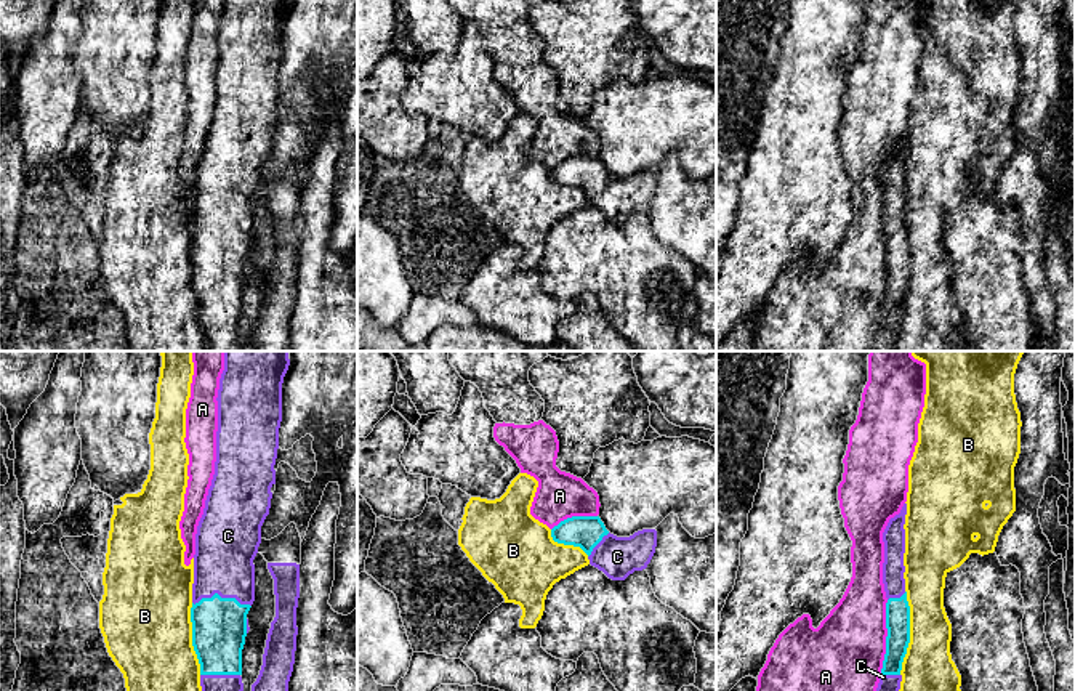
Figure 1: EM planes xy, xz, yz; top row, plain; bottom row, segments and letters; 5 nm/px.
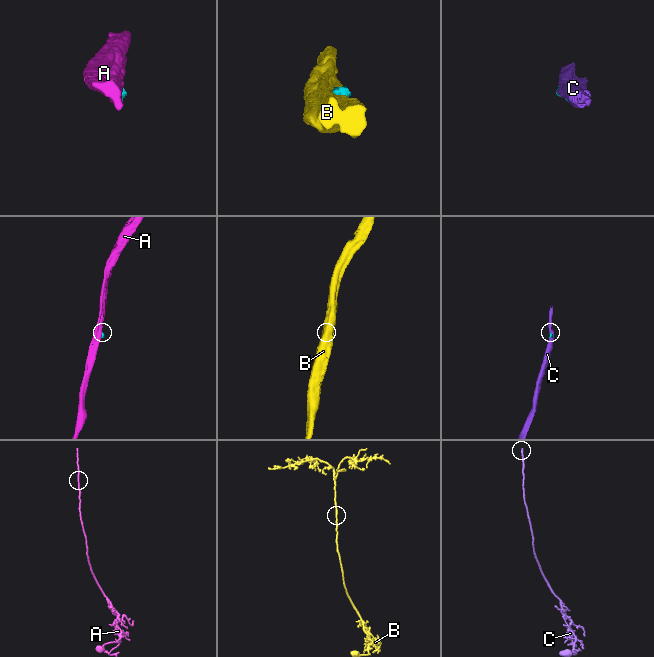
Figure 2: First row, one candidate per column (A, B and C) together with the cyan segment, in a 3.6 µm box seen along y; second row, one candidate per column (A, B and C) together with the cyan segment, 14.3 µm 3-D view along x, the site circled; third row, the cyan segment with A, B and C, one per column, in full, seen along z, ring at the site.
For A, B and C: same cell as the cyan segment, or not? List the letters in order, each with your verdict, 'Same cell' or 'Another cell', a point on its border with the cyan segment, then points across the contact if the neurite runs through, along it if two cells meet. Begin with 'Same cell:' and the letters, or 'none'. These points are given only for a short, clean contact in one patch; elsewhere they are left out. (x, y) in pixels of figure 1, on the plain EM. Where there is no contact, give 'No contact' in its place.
Same cell: C
A: Another cell. Touches cyan at yz (886, 278). Boundary: yz (888, 241), (886, 294), (880, 315)
B: Another cell. Touches cyan at yz (909, 273)
C: Same cell. Touches cyan at xy (220, 238)

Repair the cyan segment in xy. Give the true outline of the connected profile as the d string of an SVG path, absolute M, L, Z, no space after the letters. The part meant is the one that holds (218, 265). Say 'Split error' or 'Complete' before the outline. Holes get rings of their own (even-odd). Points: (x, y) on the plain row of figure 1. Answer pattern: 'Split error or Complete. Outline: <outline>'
Split error. Outline: M224 0L224 11L218 30L218 72L215 115L205 141L203 156L195 175L194 224L192 224L192 287L200 305L200 327L207 338L207 351L242 351L242 290L250 271L247 255L255 242L255 205L258 194L268 202L274 220L276 258L266 281L263 306L252 325L250 341L256 351L288 351L288 322L293 313L296 292L296 249L300 239L301 178L295 164L290 164L277 178L261 178L261 167L269 156L276 131L276 112L280 103L288 104L300 120L311 123L317 112L314 79L306 75L292 90L279 88L282 63L282 24L290 0Z

